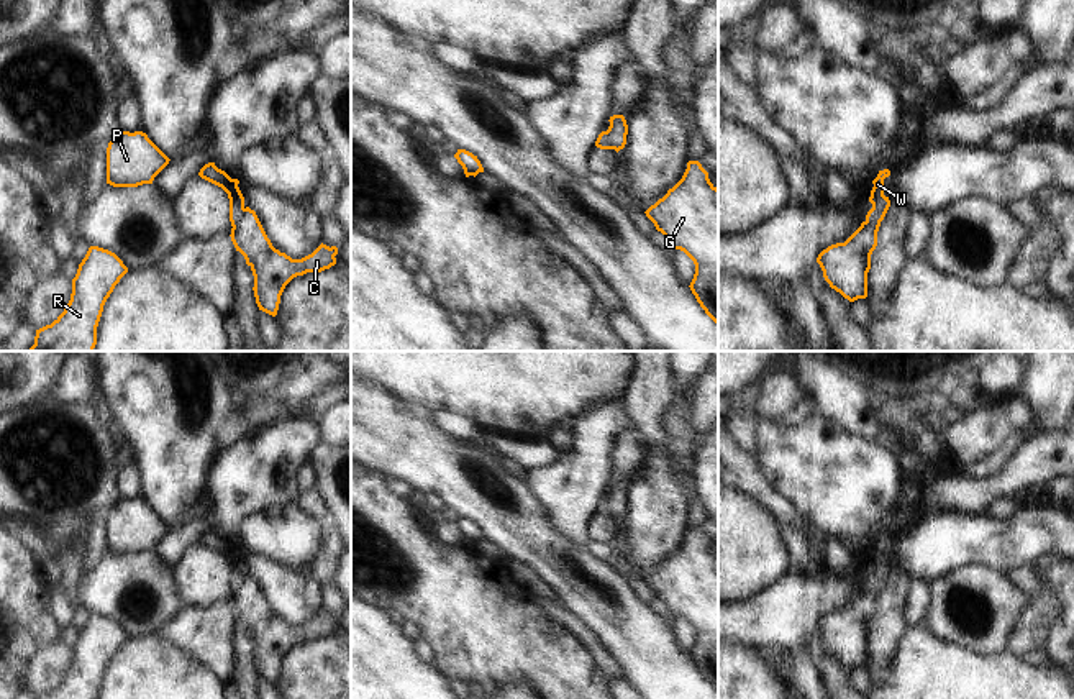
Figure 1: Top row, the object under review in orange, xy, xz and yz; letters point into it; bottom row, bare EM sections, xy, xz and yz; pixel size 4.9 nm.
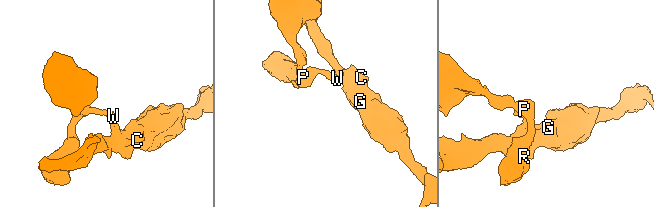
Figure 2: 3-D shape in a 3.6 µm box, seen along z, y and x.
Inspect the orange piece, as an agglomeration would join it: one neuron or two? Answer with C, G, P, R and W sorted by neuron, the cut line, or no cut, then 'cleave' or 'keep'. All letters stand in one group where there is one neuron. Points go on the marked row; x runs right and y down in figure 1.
groups C G / P R W; cut xy (245, 209), (233, 227); cleave

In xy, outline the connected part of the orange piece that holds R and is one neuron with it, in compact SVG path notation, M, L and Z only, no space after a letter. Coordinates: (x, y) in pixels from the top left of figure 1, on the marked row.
M90 246L72 279L72 294L67 307L51 325L36 330L34 345L30 351L93 351L103 305L126 272L128 267L115 253Z

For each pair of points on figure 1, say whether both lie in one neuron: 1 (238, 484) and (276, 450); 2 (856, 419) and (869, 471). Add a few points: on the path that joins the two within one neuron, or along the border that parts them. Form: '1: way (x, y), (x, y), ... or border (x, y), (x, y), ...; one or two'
1: way (248, 476), (266, 460); one
2: border (827, 419), (866, 438), (878, 437); two

